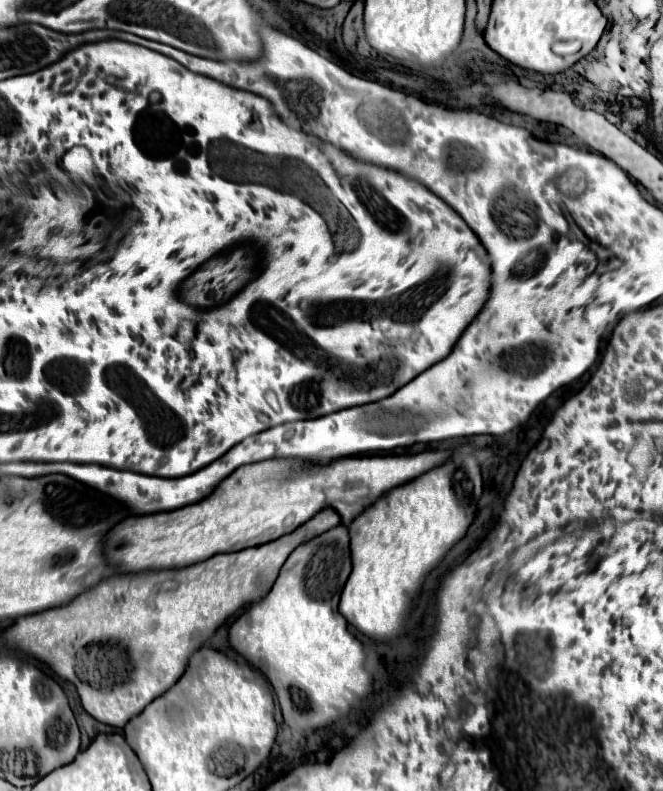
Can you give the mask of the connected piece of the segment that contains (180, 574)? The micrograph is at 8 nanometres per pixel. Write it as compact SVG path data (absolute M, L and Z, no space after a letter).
M323 509L321 513L317 513L317 517L313 517L313 521L307 521L307 525L295 529L293 533L289 533L289 537L271 541L269 545L259 545L237 553L213 555L201 563L181 569L139 571L109 577L101 581L101 585L97 585L93 593L85 593L81 601L73 601L73 605L65 605L65 609L49 609L49 613L37 613L37 617L19 617L15 625L1 635L1 639L7 645L19 647L45 661L59 677L71 681L77 687L81 705L91 717L105 725L121 729L131 717L141 713L141 709L145 709L149 701L165 693L185 673L189 657L215 635L217 627L221 627L241 607L257 603L269 593L287 557L299 545L311 541L313 537L319 537L339 523L341 517L335 511Z

